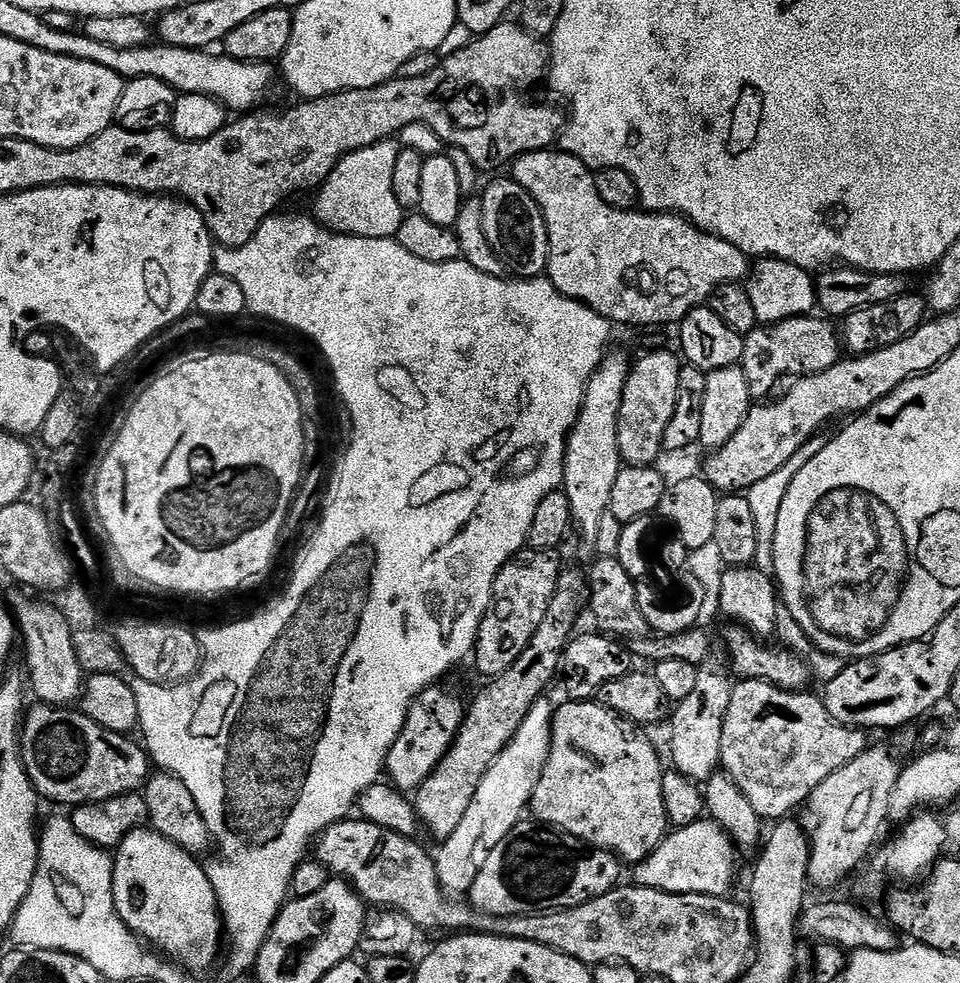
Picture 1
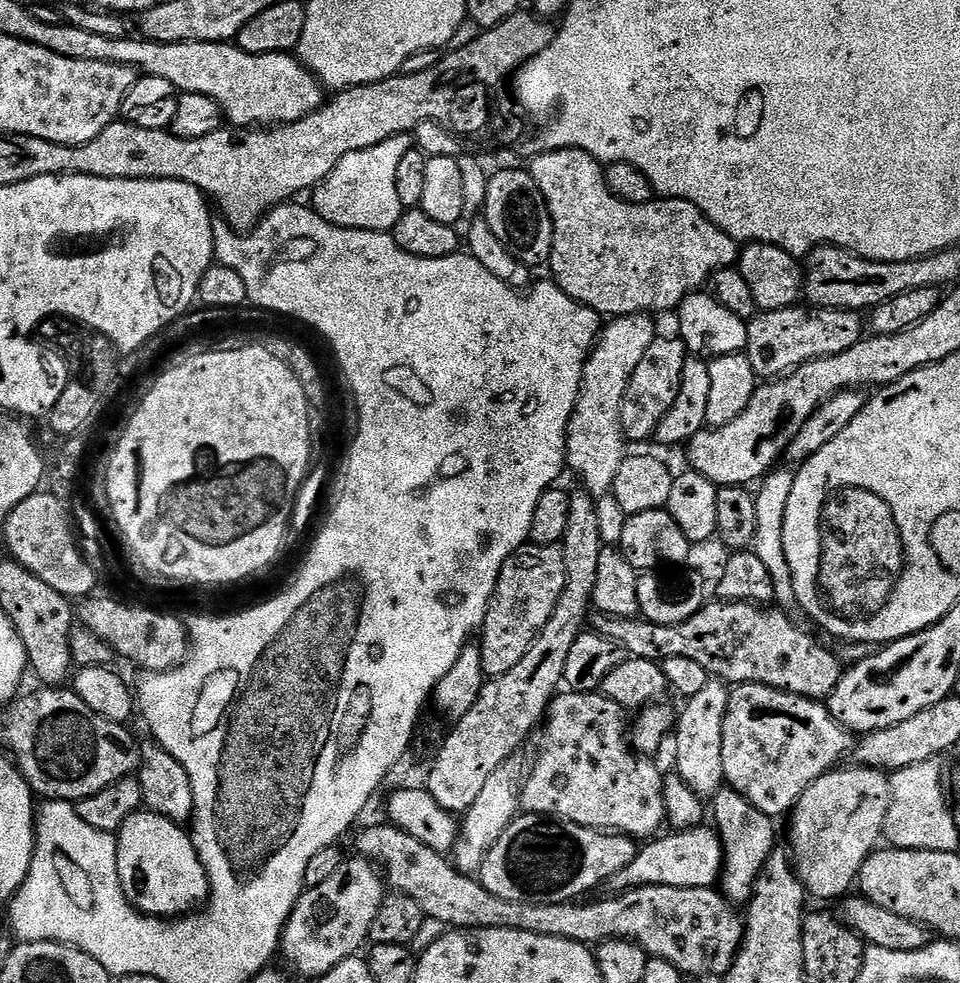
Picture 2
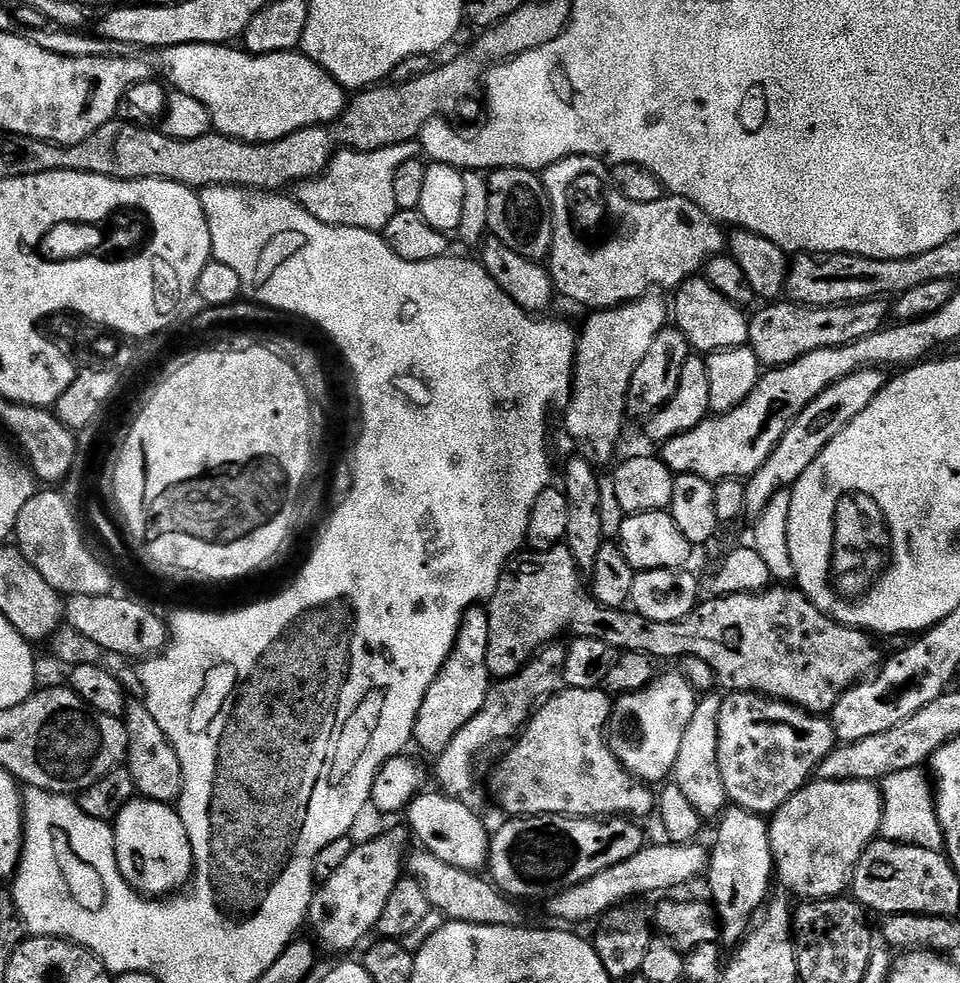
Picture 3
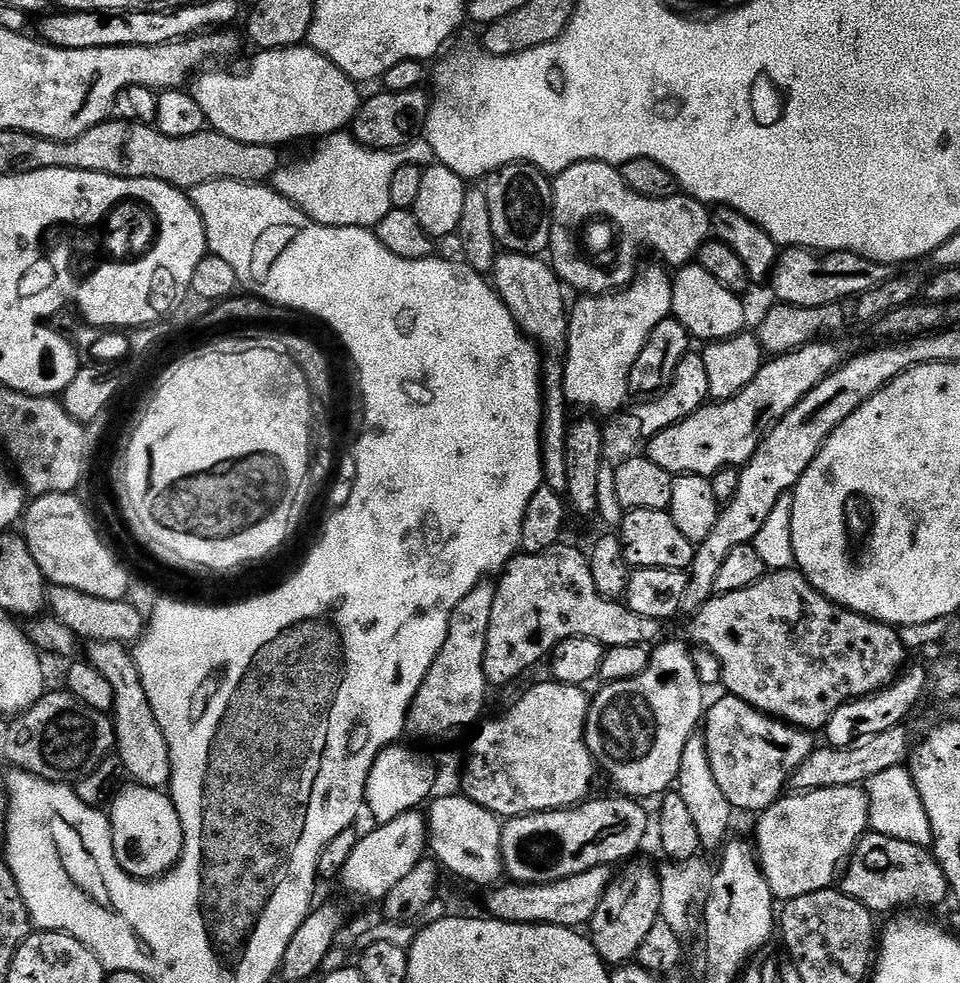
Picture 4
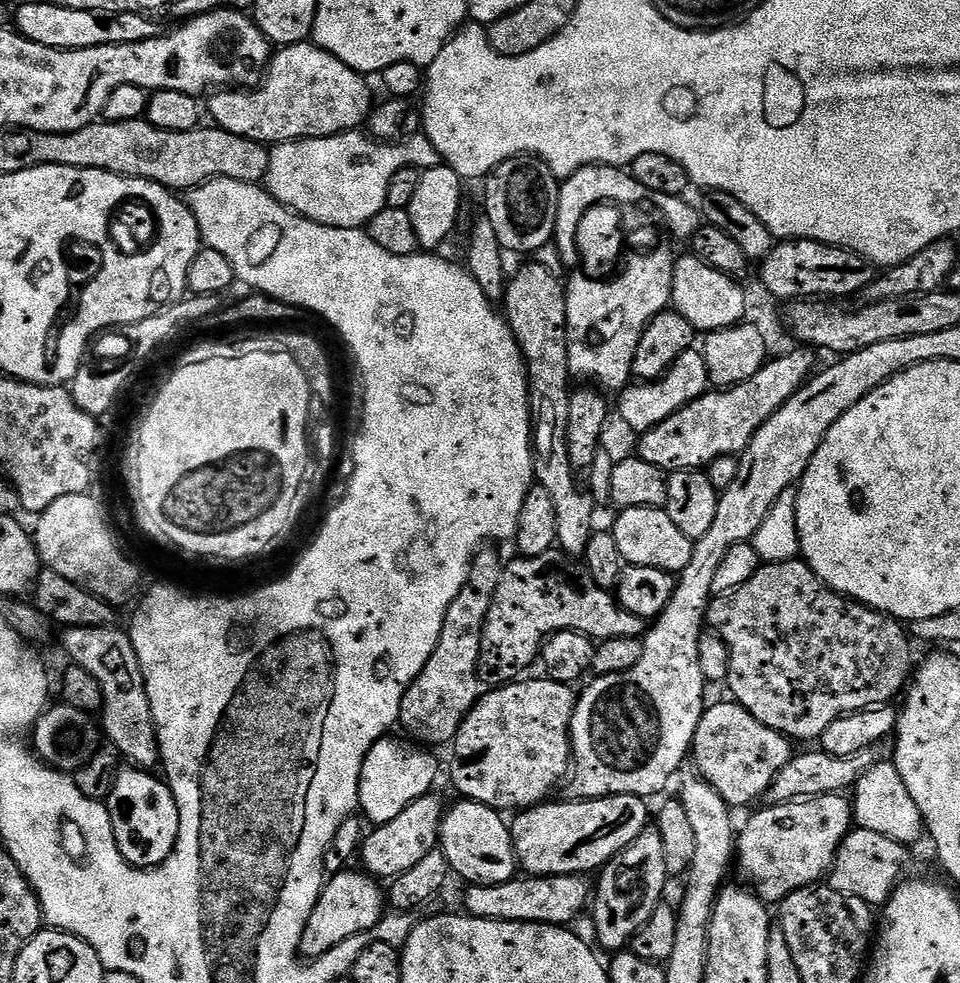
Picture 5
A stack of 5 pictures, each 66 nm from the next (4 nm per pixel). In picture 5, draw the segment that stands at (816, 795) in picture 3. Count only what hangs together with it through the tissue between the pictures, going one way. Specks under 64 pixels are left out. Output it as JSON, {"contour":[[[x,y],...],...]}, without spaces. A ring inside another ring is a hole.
{"contour":[[[844,794],[815,796],[812,800],[761,809],[739,829],[738,868],[740,864],[751,891],[765,904],[776,906],[794,890],[802,890],[827,877],[840,844],[853,827],[854,817],[849,797]]]}

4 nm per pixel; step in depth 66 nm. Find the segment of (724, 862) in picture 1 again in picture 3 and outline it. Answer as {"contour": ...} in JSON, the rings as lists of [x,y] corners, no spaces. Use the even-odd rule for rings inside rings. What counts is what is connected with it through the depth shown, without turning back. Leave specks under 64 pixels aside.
{"contour":[[[663,842],[664,844],[649,843],[642,850],[638,850],[638,854],[634,854],[634,858],[626,858],[626,862],[618,862],[618,866],[610,866],[610,870],[602,870],[598,874],[594,874],[592,878],[586,878],[586,882],[582,882],[578,886],[570,886],[564,892],[559,892],[557,896],[551,897],[547,901],[548,912],[556,920],[565,920],[565,925],[576,926],[572,924],[584,924],[587,920],[599,921],[601,917],[612,911],[613,908],[623,905],[630,896],[638,896],[642,892],[664,892],[660,894],[668,894],[671,888],[676,888],[679,884],[688,884],[695,876],[703,877],[705,875],[709,853],[699,848],[699,843],[690,844],[674,844],[671,842]]]}

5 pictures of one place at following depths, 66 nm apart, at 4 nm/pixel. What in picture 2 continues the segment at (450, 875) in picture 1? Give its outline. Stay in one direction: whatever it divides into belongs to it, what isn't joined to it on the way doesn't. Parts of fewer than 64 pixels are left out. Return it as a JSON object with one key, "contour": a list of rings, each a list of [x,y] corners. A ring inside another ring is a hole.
{"contour":[[[505,766],[490,774],[482,794],[478,794],[474,806],[470,806],[468,812],[462,816],[462,834],[456,837],[454,849],[454,863],[459,872],[465,874],[479,873],[484,865],[486,854],[502,838],[502,834],[512,825],[512,821],[518,815],[520,805],[520,790],[522,787],[522,776],[512,769],[512,766]]]}

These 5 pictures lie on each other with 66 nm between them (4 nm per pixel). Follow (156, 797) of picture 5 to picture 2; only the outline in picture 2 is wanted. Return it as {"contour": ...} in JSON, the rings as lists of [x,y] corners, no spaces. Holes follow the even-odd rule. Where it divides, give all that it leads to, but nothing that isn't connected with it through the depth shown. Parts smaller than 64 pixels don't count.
{"contour":[[[141,810],[136,812],[120,827],[116,836],[116,857],[118,858],[118,878],[128,903],[146,916],[180,918],[199,909],[208,898],[208,875],[198,858],[192,837],[184,832],[179,823],[157,812]]]}

